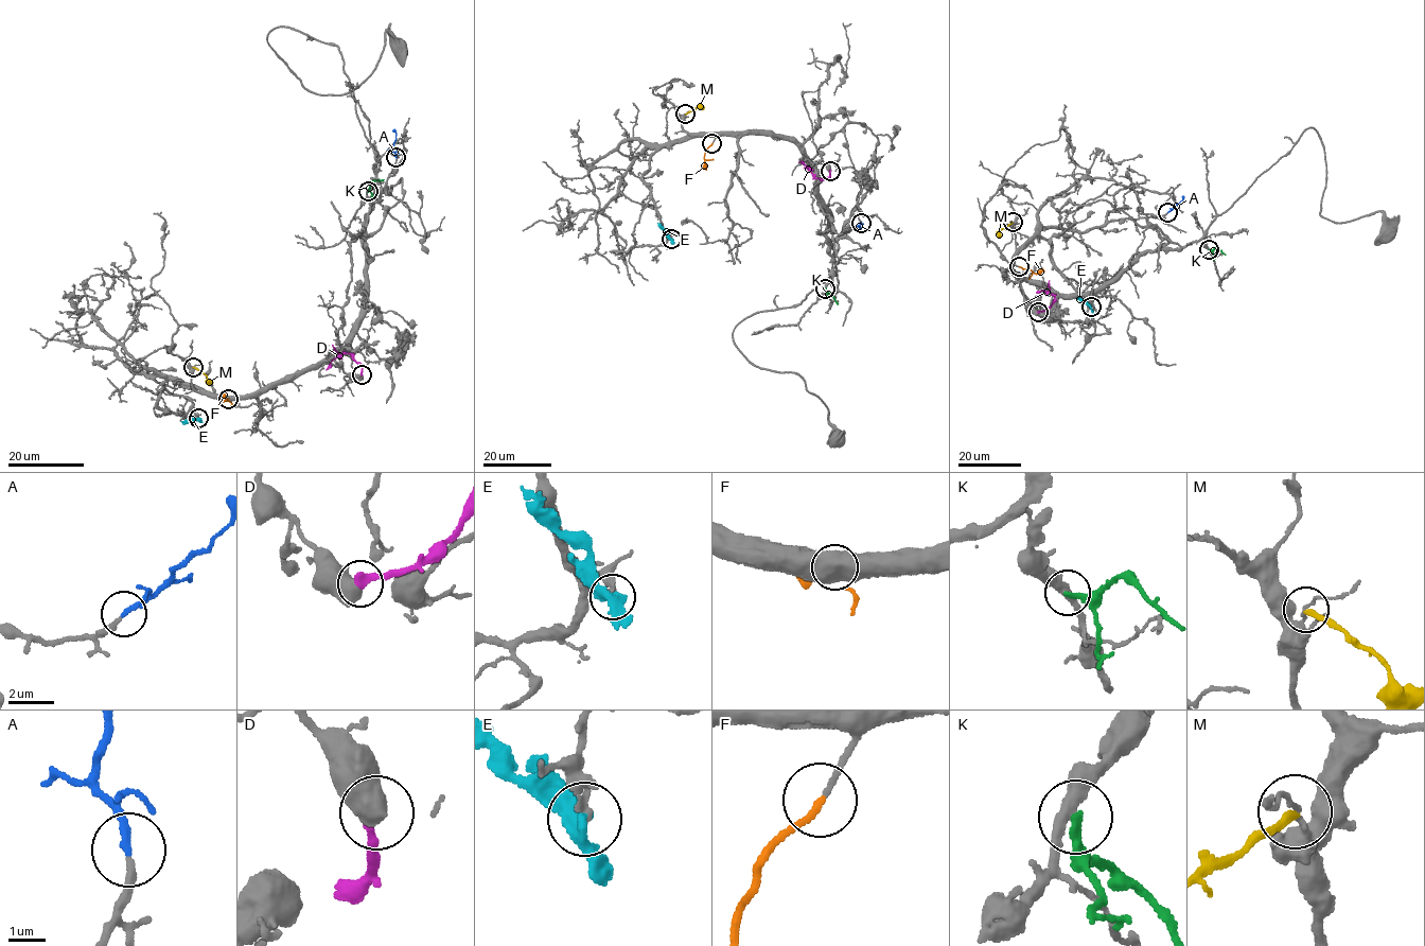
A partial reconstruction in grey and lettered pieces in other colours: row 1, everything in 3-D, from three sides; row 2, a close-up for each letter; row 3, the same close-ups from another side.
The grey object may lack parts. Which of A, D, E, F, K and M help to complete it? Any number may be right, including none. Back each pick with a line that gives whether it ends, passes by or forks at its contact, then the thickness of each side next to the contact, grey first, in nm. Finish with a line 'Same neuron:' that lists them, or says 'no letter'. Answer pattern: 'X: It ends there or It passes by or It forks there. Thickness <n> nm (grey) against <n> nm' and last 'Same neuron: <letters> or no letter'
A: It ends there. Thickness 200 nm (grey) against 220 nm
F: It ends there. Thickness 130 nm (grey) against 180 nm
Same neuron: A, F

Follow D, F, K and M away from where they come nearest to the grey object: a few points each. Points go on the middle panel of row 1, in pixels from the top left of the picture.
D: (829, 171), (829, 176), (815, 178), (798, 161)
F: (711, 143), (704, 156), (706, 169)
K: (825, 288), (838, 304)
M: (685, 115), (700, 107)

